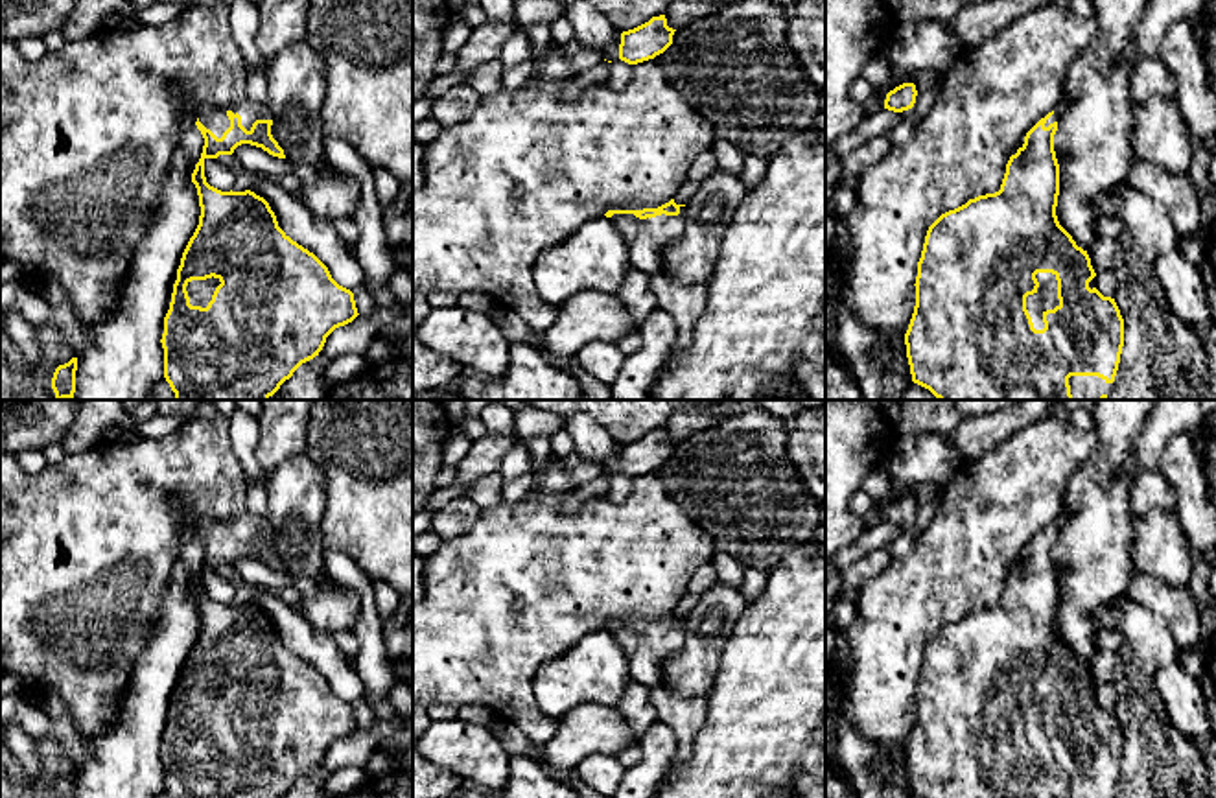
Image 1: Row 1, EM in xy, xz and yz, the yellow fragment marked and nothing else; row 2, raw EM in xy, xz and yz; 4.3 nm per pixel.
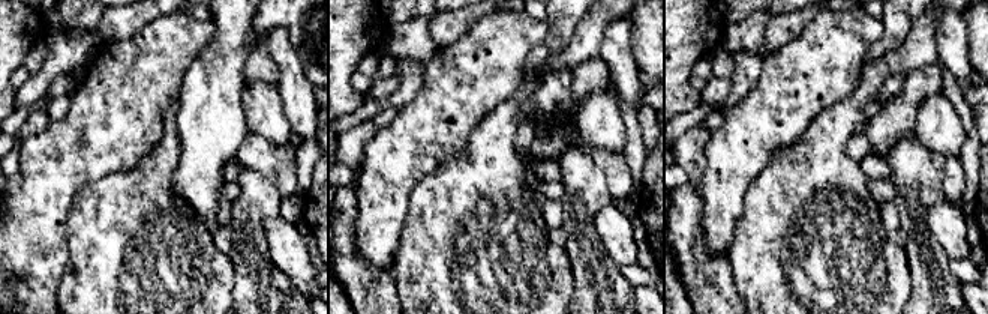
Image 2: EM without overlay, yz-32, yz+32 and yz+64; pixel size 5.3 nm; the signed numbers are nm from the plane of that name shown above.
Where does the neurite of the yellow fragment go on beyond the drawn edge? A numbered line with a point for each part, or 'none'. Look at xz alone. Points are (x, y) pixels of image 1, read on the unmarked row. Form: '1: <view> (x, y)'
1: xz (647, 653)

